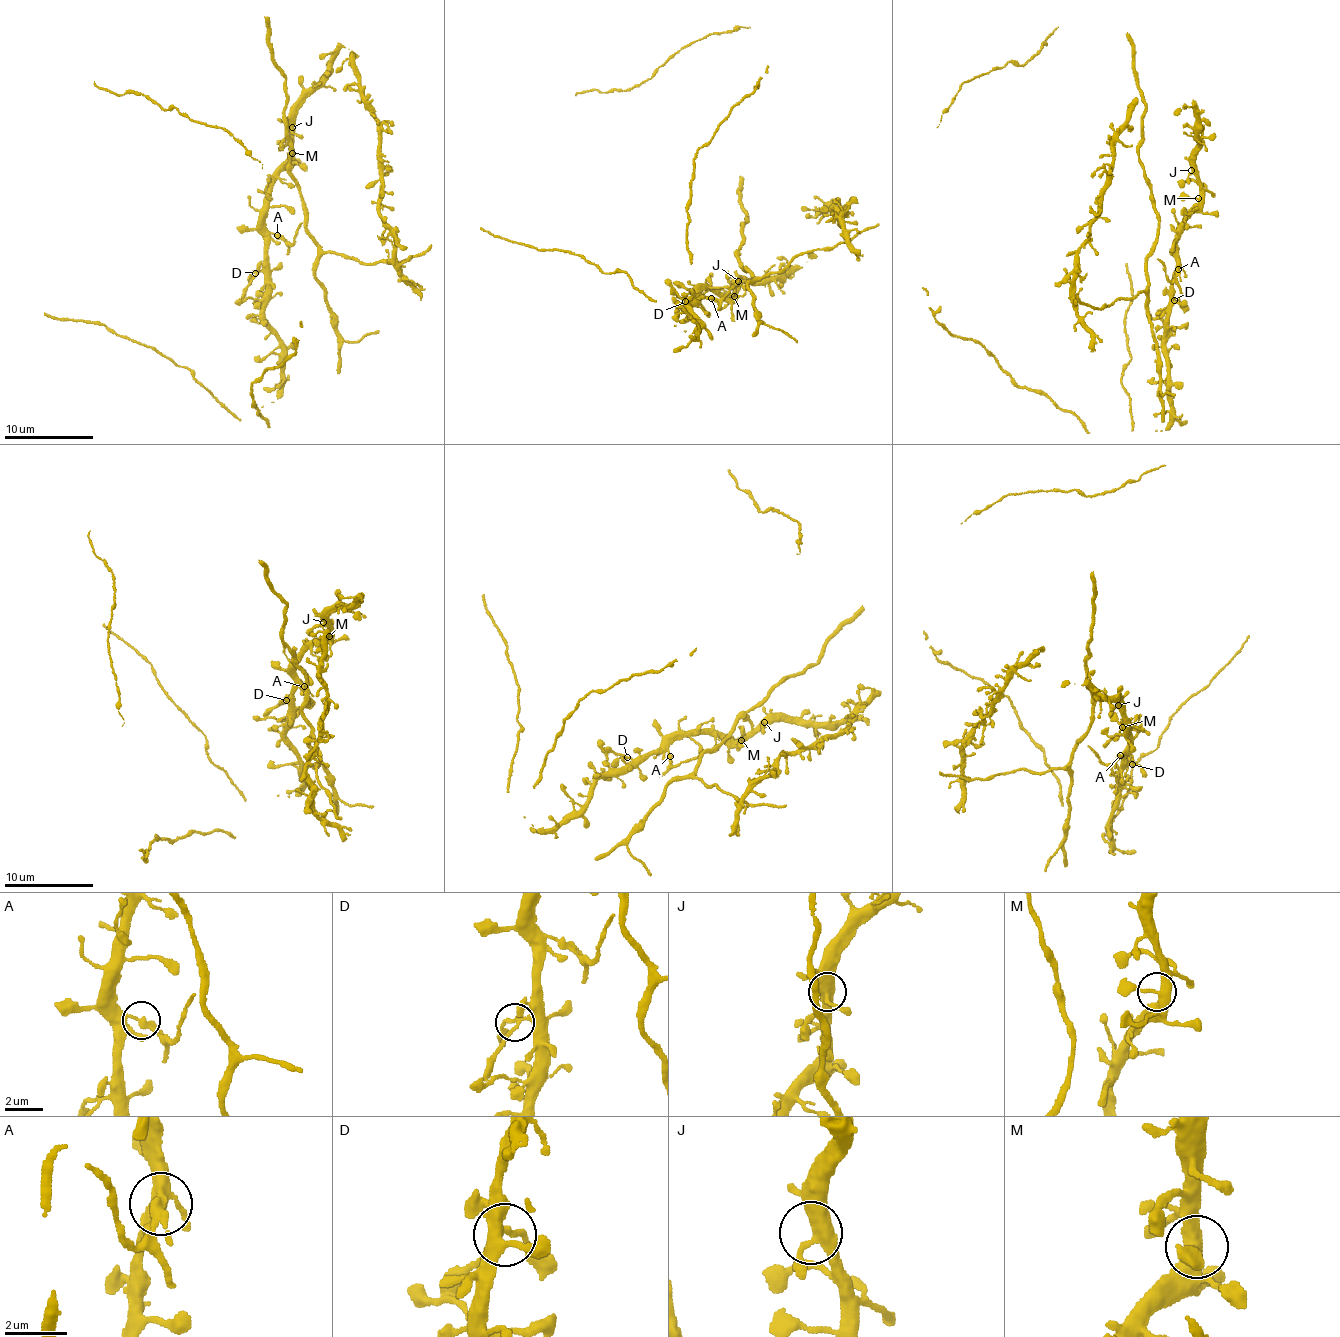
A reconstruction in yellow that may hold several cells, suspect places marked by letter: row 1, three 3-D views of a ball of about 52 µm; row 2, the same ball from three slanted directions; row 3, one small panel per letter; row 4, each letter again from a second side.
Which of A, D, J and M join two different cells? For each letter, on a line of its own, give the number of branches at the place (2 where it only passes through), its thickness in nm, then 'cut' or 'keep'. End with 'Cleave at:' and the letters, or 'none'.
A: 2 | 240 nm | cut
D: 3 | 160 nm | keep
J: 4 | 460 nm | keep
M: 4 | 360 nm | keep
Cleave at: A

